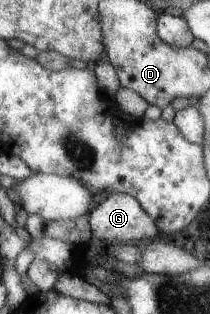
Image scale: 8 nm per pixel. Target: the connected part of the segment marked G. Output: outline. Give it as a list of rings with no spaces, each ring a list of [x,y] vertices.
[[[125,193],[109,195],[87,215],[92,236],[105,245],[151,240],[160,231],[139,201]]]

